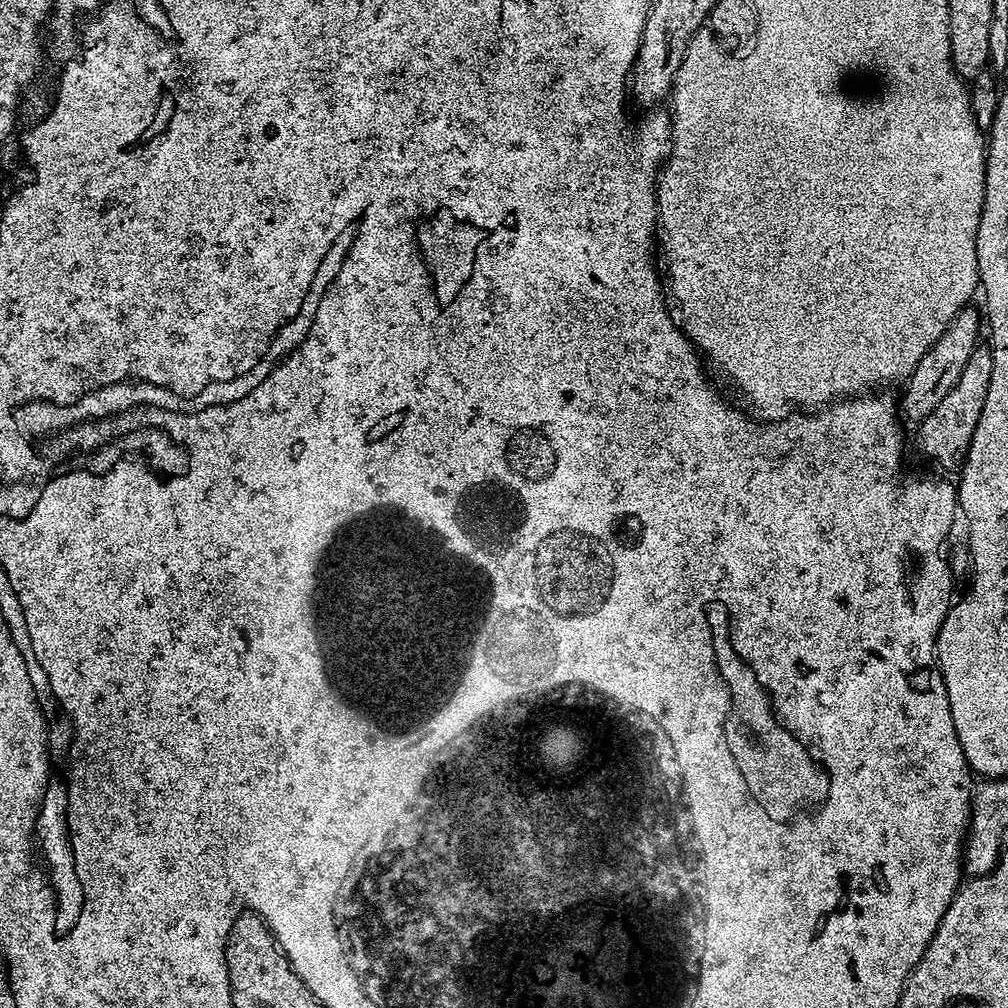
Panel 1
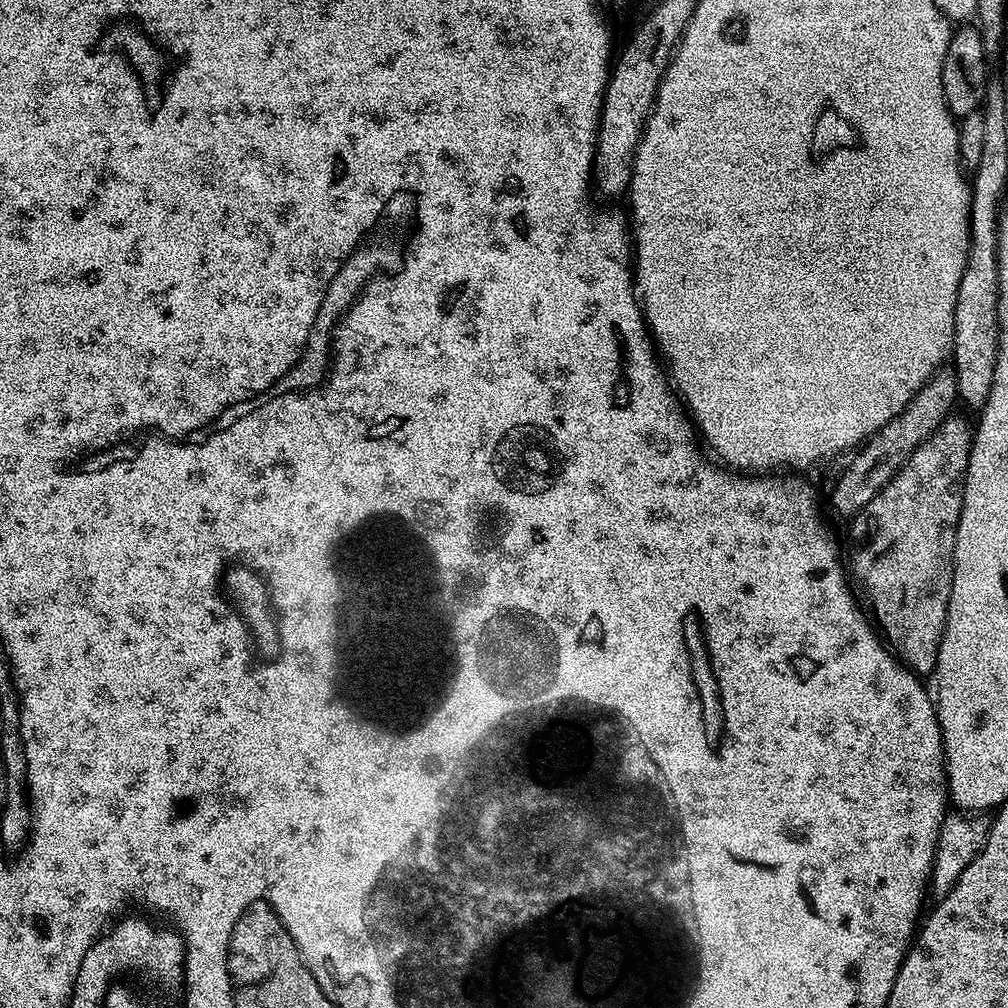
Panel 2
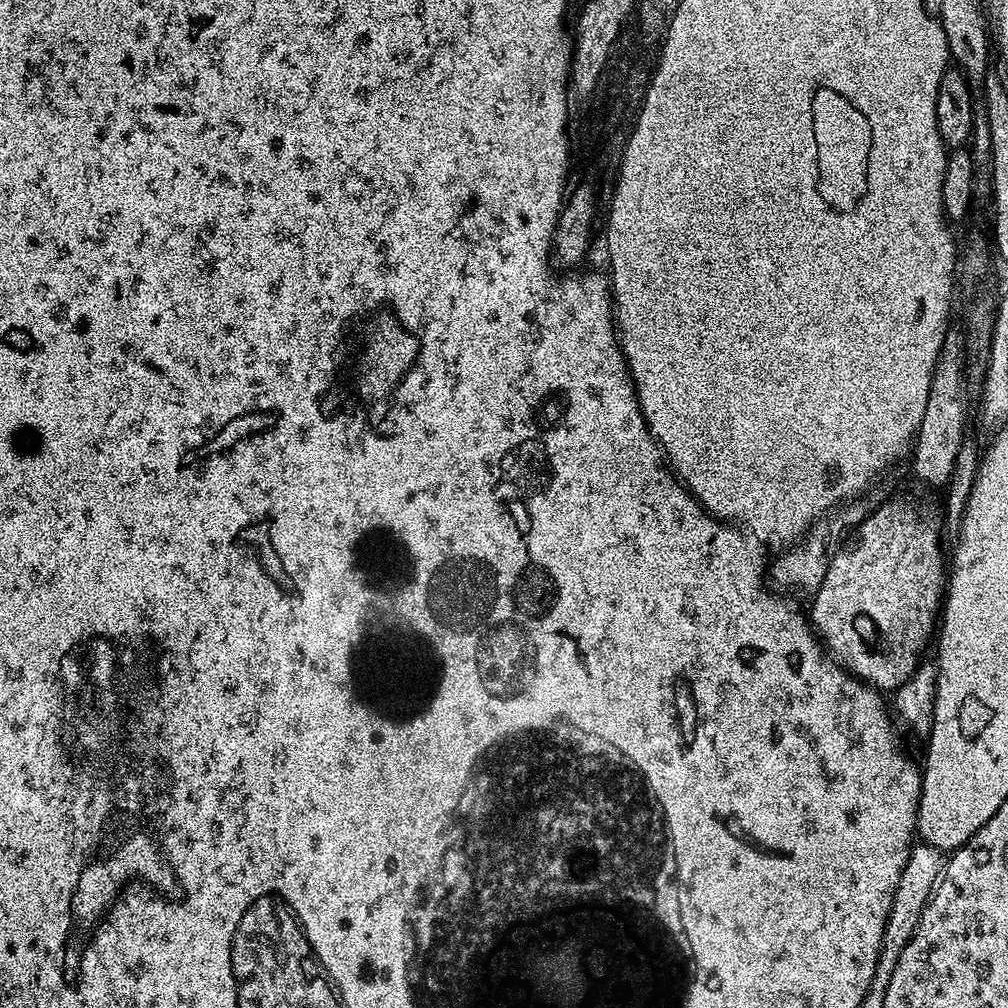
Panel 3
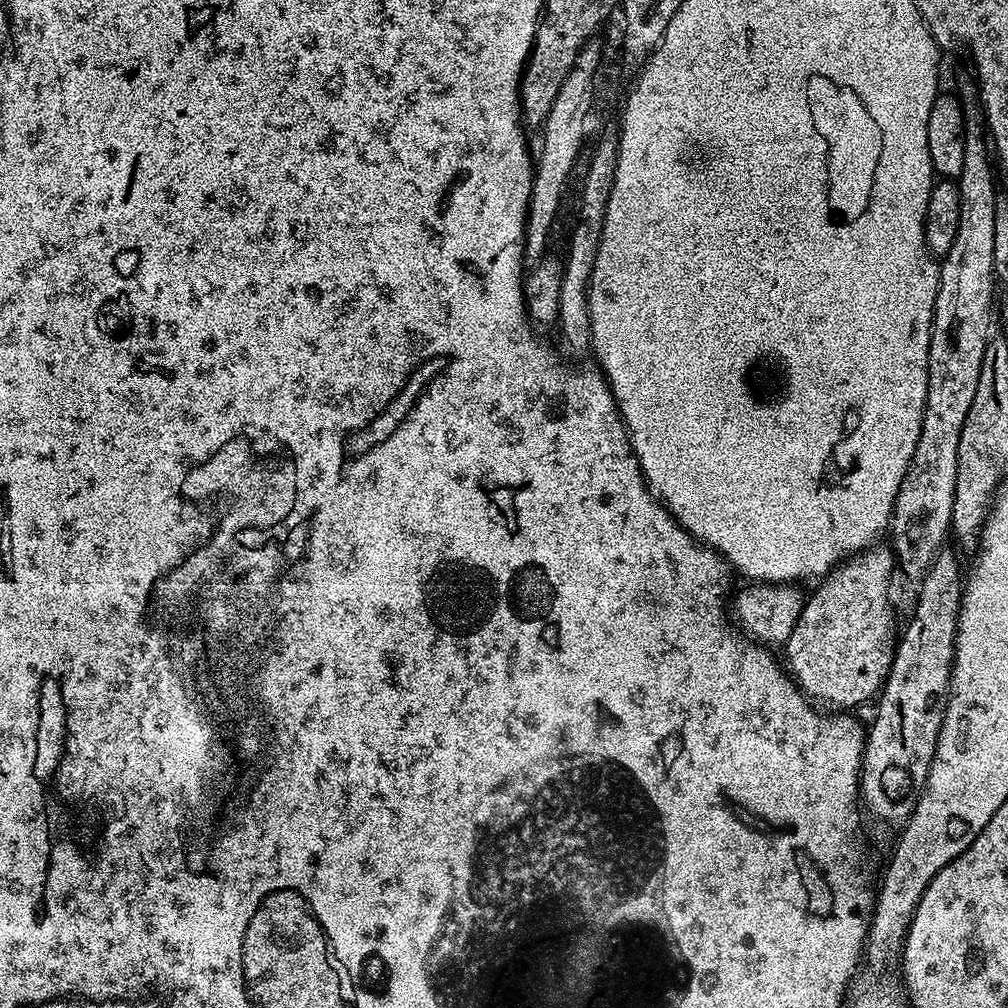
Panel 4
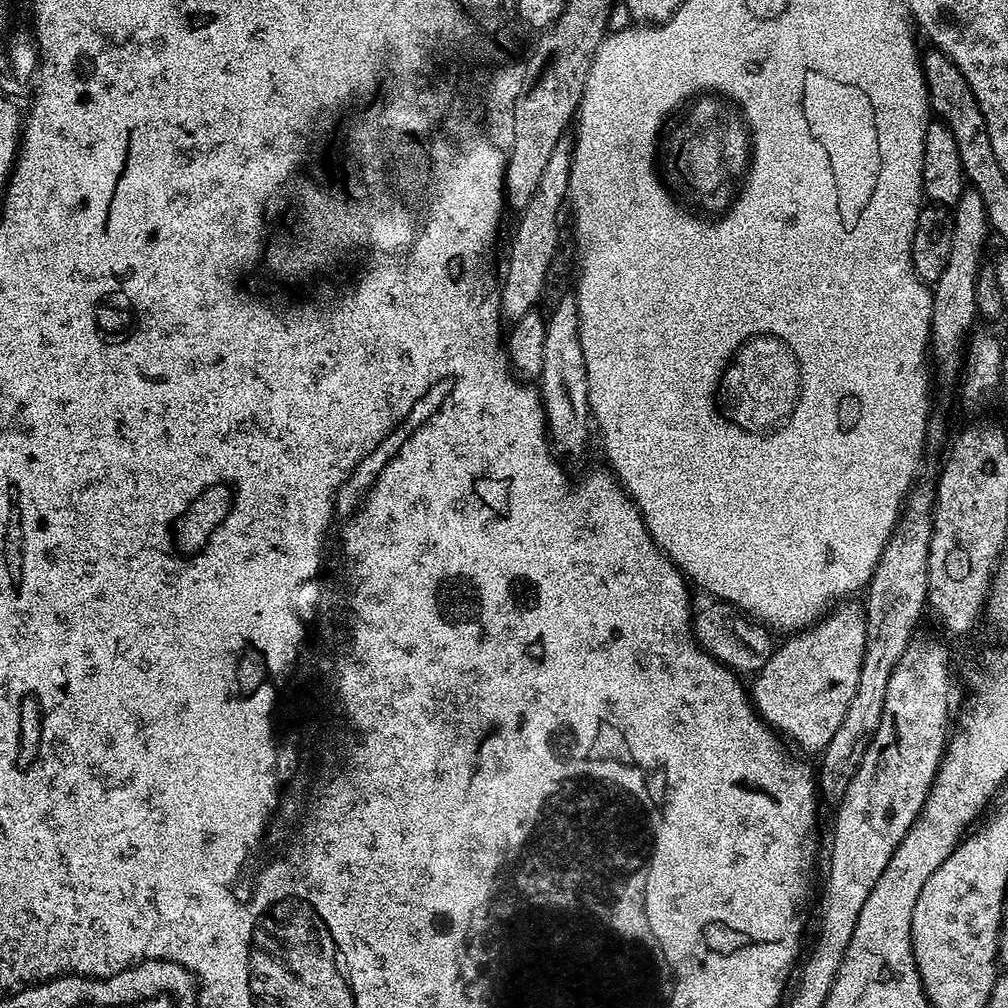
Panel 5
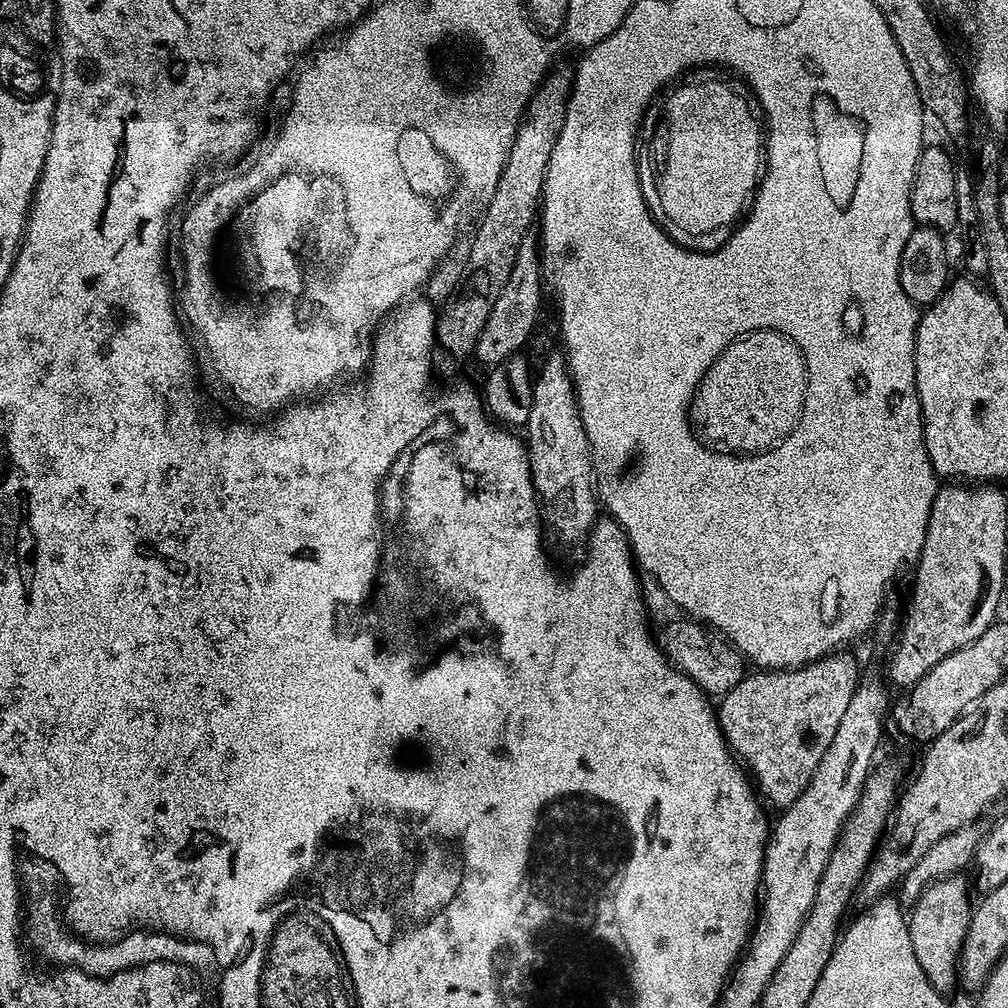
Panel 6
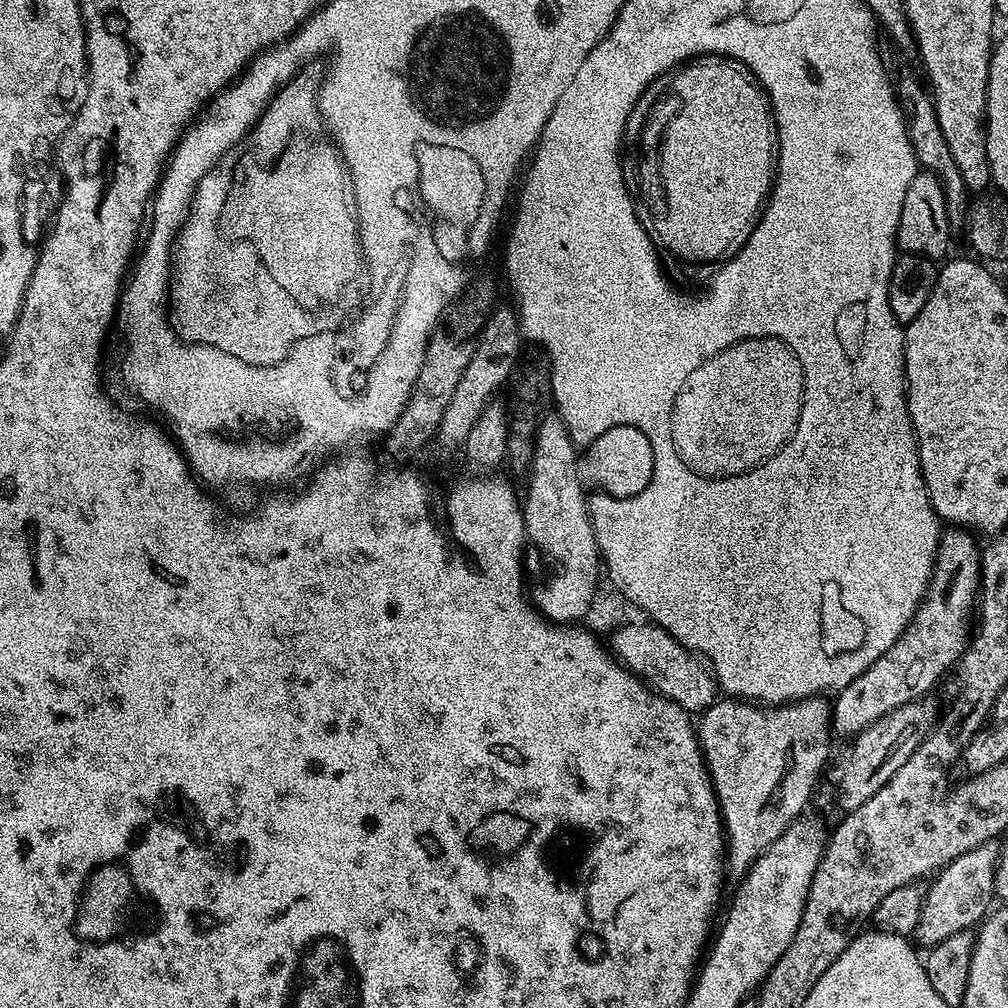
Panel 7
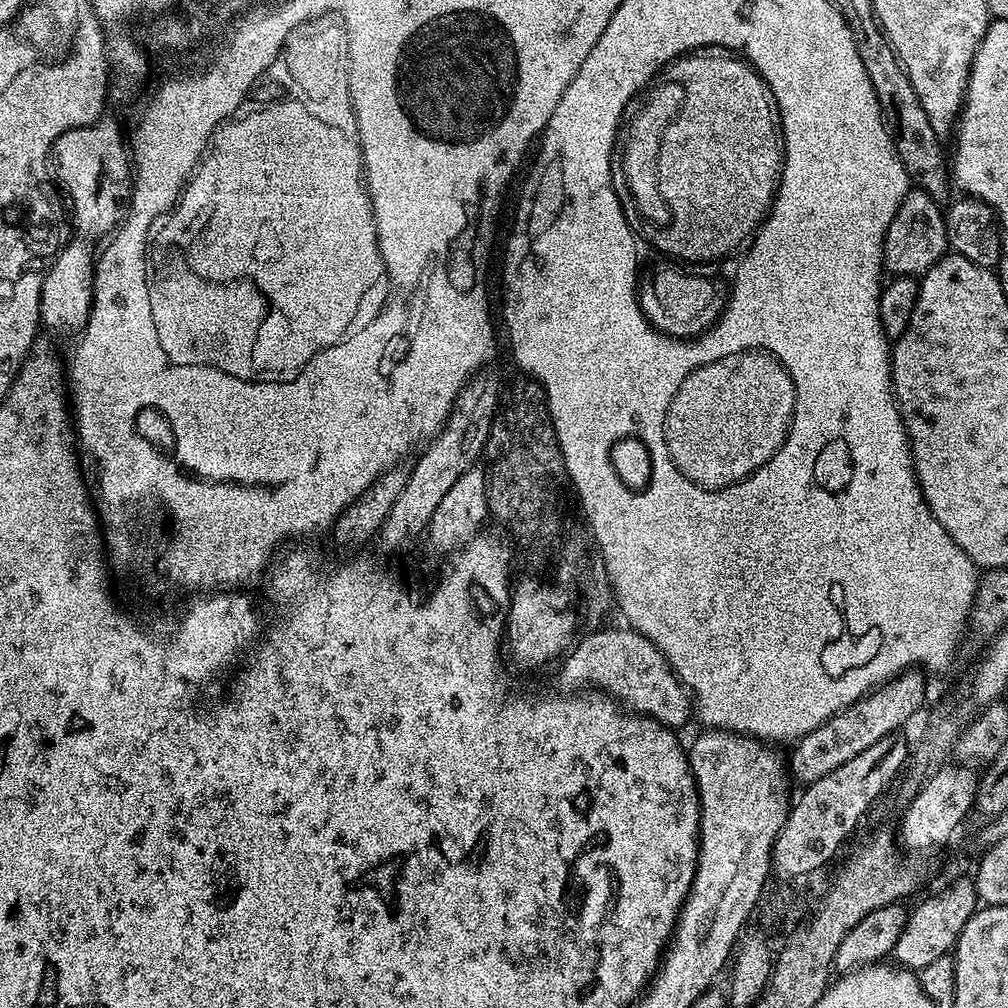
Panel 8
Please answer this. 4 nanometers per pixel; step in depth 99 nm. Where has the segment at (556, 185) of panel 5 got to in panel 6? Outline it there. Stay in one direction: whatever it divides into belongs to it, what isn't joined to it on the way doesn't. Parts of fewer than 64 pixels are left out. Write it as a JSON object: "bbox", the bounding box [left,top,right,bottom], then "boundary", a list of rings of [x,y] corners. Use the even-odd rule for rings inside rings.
{"bbox":[475,235,542,366],"boundary":[[[535,235],[525,236],[522,246],[518,246],[518,258],[514,258],[514,266],[510,269],[510,278],[506,278],[506,286],[495,300],[490,310],[490,318],[486,318],[486,326],[482,326],[482,334],[476,343],[475,359],[480,359],[484,366],[500,364],[507,356],[515,356],[520,348],[533,339],[532,331],[536,328],[536,319],[540,316],[540,288],[542,292],[542,273],[540,270],[540,249]]]}

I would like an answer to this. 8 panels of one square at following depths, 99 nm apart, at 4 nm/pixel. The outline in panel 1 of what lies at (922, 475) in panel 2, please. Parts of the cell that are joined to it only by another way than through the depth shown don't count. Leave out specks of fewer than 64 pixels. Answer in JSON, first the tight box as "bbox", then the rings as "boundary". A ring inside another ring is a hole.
{"bbox":[919,346,991,470],"boundary":[[[984,346],[976,347],[963,367],[958,382],[954,382],[954,387],[950,389],[950,394],[946,394],[946,398],[942,398],[942,402],[930,410],[925,420],[919,421],[920,452],[938,467],[956,470],[963,465],[964,455],[968,453],[974,430],[978,426],[978,418],[982,418],[982,406],[986,406],[986,390],[990,390],[991,373],[991,351]]]}

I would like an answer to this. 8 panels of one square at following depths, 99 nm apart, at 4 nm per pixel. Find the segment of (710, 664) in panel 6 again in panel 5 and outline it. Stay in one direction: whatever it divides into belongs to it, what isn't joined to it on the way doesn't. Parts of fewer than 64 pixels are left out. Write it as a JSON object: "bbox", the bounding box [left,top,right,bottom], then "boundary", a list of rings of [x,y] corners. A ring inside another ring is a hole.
{"bbox":[694,602,774,674],"boundary":[[[712,602],[709,608],[701,612],[699,609],[694,616],[694,635],[705,652],[737,674],[759,672],[774,651],[773,633],[753,617],[741,612],[735,604],[727,602]]]}

